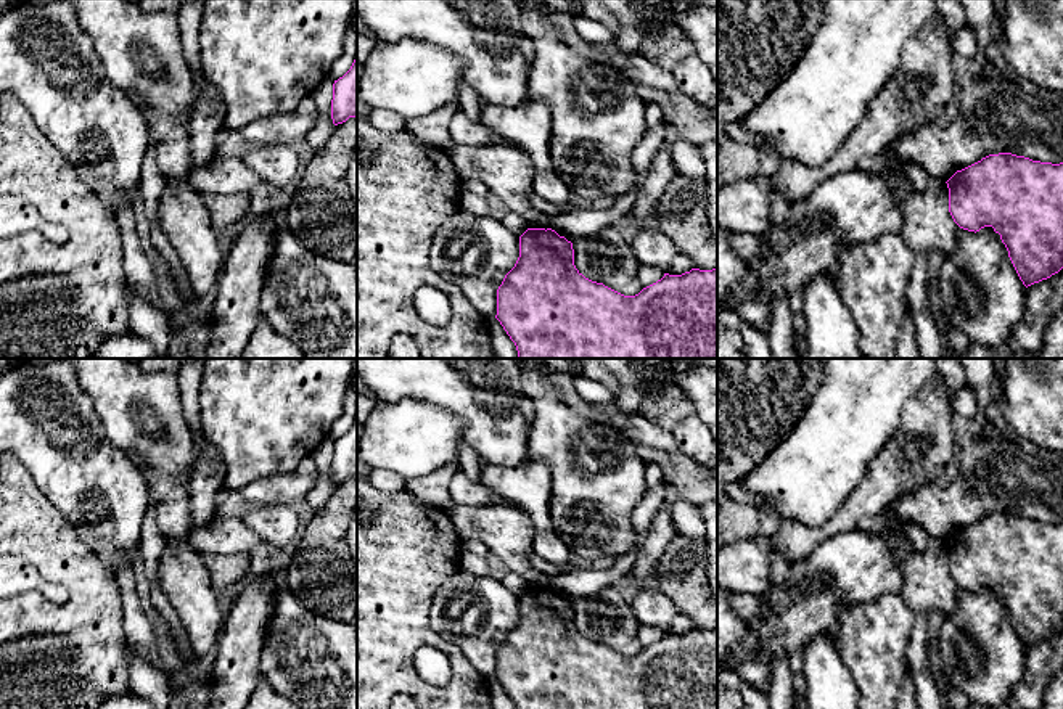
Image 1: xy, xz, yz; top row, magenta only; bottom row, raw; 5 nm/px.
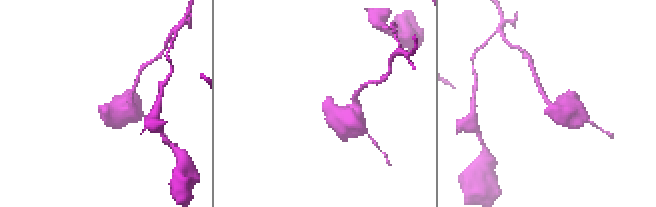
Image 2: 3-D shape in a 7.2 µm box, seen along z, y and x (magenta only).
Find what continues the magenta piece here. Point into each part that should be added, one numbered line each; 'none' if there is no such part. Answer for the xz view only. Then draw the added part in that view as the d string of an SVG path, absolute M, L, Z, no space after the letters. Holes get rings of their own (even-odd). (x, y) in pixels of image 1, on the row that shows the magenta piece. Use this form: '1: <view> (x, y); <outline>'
none

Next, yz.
none

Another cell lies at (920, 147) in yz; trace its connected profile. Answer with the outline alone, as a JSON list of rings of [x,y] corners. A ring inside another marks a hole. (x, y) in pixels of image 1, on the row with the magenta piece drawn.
[[[978,77],[960,90],[958,98],[960,114],[950,125],[921,125],[893,141],[883,154],[891,154],[897,162],[918,166],[930,177],[944,182],[957,170],[999,153],[1040,162],[1063,162],[1063,93],[1047,92],[1032,84]]]

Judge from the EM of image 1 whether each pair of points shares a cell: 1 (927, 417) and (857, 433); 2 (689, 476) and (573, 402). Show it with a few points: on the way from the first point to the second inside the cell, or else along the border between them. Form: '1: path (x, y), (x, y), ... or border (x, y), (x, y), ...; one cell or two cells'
1: border (922, 389), (909, 399), (902, 423), (880, 452); two cells
2: path (660, 449), (634, 425), (610, 413), (602, 413); one cell

